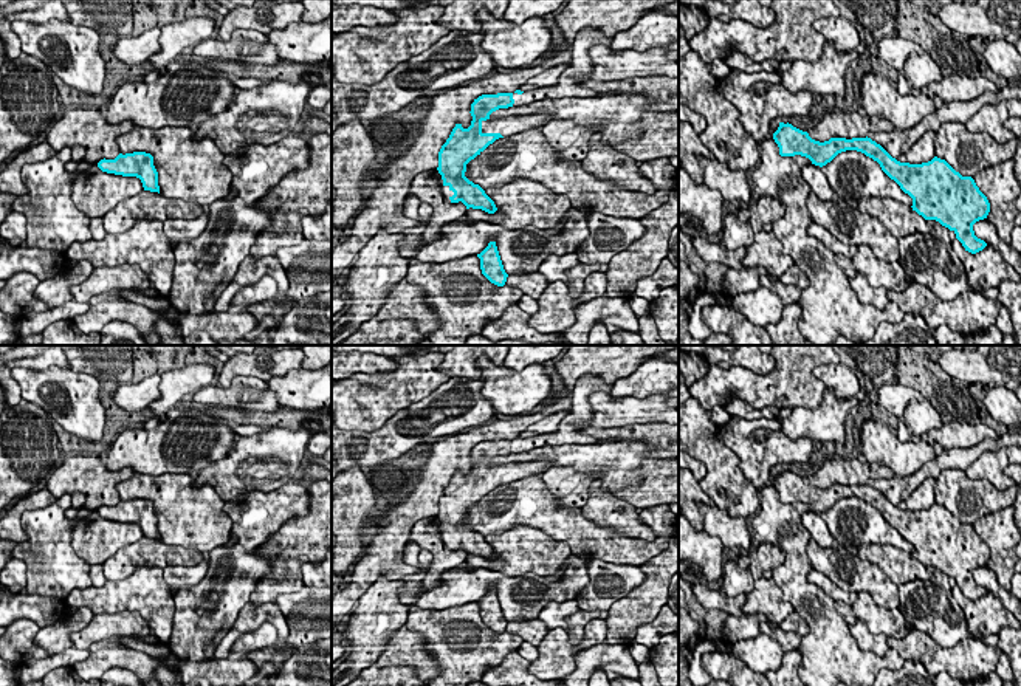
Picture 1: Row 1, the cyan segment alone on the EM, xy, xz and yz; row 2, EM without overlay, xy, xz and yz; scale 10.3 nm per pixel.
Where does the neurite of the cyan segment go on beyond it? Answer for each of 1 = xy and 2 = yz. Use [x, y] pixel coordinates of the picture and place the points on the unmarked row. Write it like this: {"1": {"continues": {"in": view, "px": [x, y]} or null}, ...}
{"1": {"continues": null}, "2": {"continues": null}}

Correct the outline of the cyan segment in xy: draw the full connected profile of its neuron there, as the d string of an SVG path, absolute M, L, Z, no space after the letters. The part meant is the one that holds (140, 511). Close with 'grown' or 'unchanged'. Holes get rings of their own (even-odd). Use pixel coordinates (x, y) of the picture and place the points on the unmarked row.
M119 500L115 506L101 506L98 514L107 520L136 523L141 527L144 537L160 540L158 519L153 513L153 503L150 500Z; unchanged

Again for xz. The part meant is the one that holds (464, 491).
M593 375L581 376L572 393L572 410L559 421L552 434L530 438L482 441L471 451L471 472L463 475L455 471L449 485L438 499L438 520L443 527L442 539L449 550L462 548L466 556L482 556L488 561L497 557L494 548L485 537L465 523L466 511L480 502L490 491L504 483L511 483L530 475L542 475L548 469L547 461L494 465L490 461L499 455L528 452L544 446L592 444L596 440L584 435L589 424L583 421L592 417L589 396L595 392L610 393L612 384Z; grown

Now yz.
M779 469L773 486L781 503L801 502L820 514L841 499L861 499L877 508L882 517L913 545L913 557L953 578L965 598L976 601L987 593L975 582L973 571L987 565L990 550L971 523L962 523L945 506L934 503L922 511L900 509L868 483L830 485L820 489L789 469Z; unchanged

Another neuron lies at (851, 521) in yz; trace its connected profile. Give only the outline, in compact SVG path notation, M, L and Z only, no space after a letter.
M841 499L821 517L837 544L844 548L849 545L882 544L913 553L913 545L882 517L877 508L861 499Z

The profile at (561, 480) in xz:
M552 466L541 477L547 489L558 496L561 506L583 508L590 494L590 483L596 480L596 472L587 475L572 466Z

